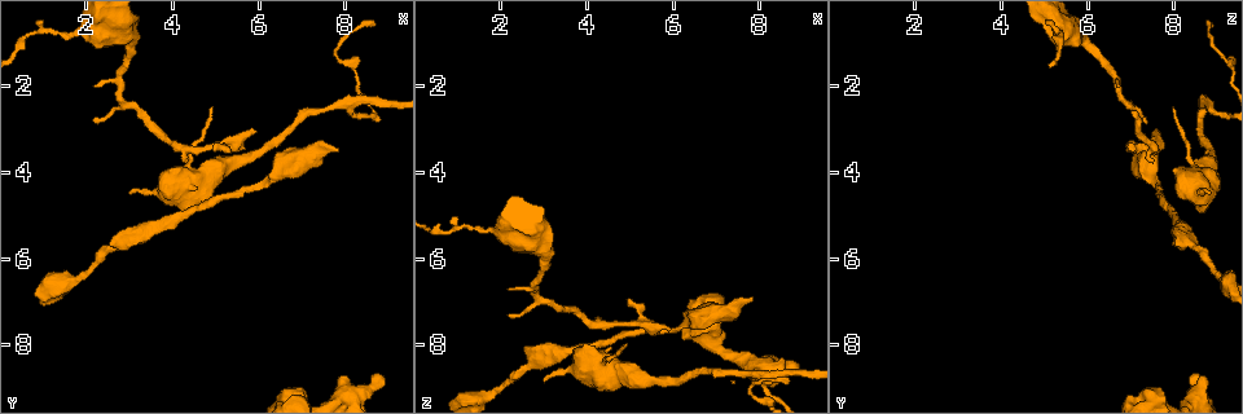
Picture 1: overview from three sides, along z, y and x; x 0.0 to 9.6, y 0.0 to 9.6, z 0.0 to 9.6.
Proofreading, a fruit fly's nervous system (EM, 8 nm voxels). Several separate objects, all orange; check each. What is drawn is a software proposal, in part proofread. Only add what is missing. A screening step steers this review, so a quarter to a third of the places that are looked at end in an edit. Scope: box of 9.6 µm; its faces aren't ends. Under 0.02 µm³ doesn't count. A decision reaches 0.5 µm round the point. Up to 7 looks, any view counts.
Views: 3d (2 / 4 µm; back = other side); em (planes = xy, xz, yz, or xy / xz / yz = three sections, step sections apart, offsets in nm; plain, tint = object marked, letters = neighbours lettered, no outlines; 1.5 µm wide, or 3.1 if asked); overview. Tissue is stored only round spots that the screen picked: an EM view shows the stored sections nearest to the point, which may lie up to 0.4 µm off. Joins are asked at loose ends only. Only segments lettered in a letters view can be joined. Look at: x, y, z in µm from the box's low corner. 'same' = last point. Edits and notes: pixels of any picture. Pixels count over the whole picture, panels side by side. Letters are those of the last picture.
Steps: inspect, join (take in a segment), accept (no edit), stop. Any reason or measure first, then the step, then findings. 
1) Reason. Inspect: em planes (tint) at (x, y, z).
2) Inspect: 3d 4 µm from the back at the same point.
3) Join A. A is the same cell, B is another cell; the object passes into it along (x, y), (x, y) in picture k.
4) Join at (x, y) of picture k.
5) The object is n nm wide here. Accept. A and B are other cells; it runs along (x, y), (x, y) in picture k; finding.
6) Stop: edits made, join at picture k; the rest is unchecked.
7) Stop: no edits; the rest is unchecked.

An open end. Inspect: 3d 2 µm at (5.90, 3.10, 7.70).

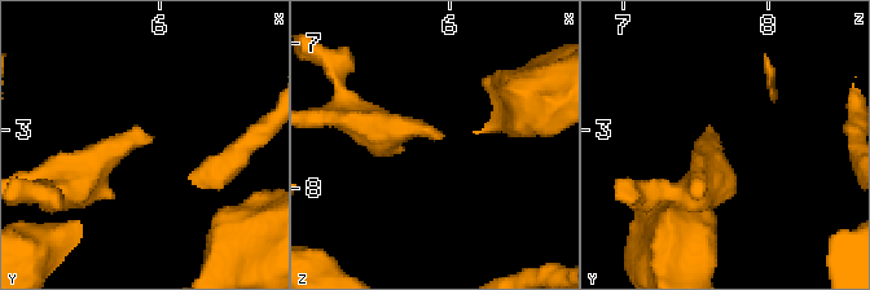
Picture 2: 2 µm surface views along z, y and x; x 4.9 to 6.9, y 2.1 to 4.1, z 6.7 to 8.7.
Inspect: em xz step 8 (tint) at (5.92, 3.06, 7.64).

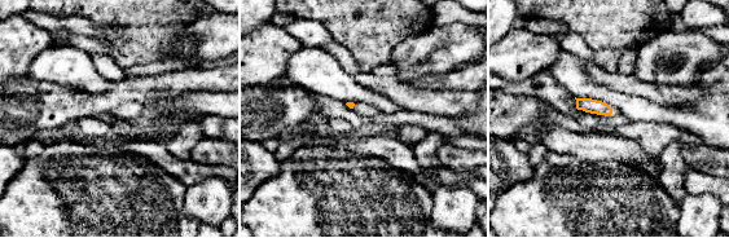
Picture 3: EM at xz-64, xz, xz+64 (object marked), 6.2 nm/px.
Cut it another way. Inspect: em planes (letters) at the same point.

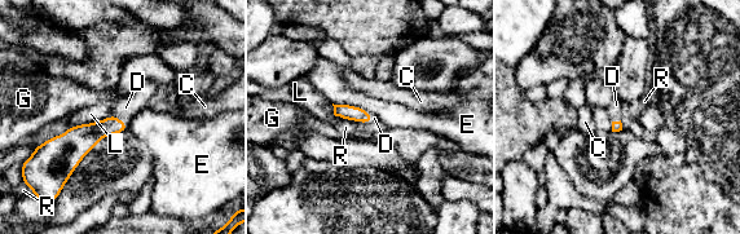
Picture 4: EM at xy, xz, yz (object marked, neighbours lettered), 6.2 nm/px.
Join D. D is the same cell, C, E, G, L and R are other cells; it goes on there.

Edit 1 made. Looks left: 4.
See it whole again. Inspect: overview.

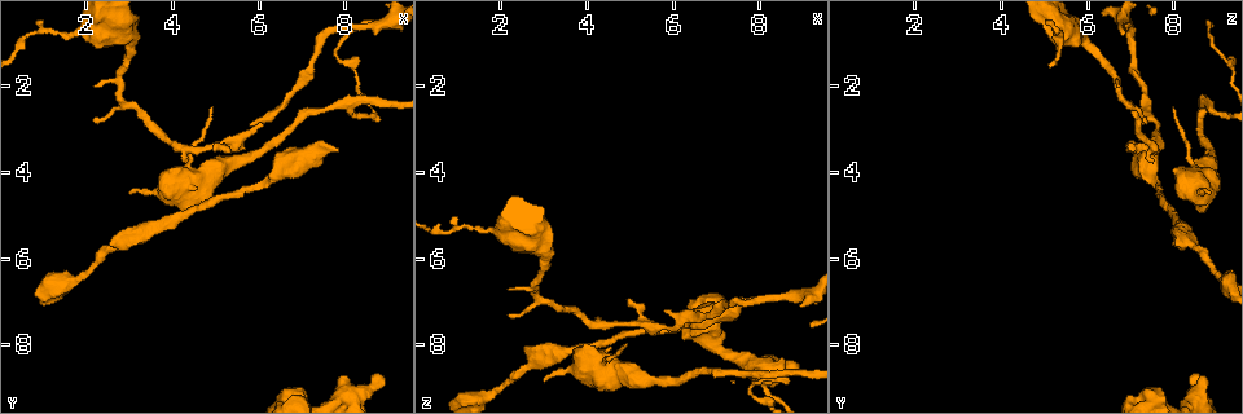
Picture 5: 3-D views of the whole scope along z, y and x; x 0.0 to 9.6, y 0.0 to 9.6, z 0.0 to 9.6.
Tapers out. Inspect: 3d 2 µm at (2.95, 4.55, 8.80).

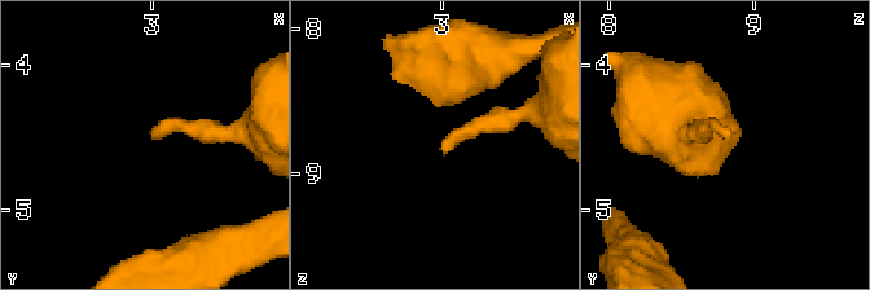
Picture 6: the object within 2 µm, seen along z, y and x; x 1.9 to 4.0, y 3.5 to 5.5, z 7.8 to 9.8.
Inspect: em 3.1 µm xz step 8 (letters) at (3.00, 4.50, 8.86).

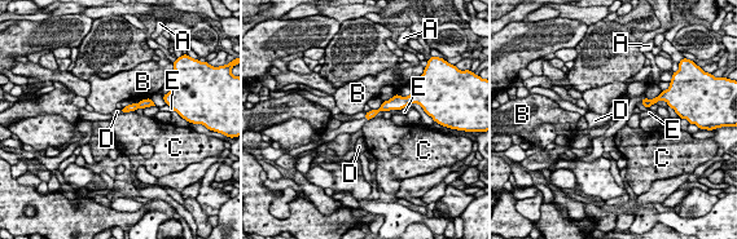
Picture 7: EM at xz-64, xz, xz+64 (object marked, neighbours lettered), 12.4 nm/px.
Accept. A, B, C, D and E are other cells; a border runs along (135, 110), (121, 113) in picture 7; no lettered segment goes on from it.

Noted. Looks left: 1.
Stop: edits made, join at picture 4; the rest is unchecked.

